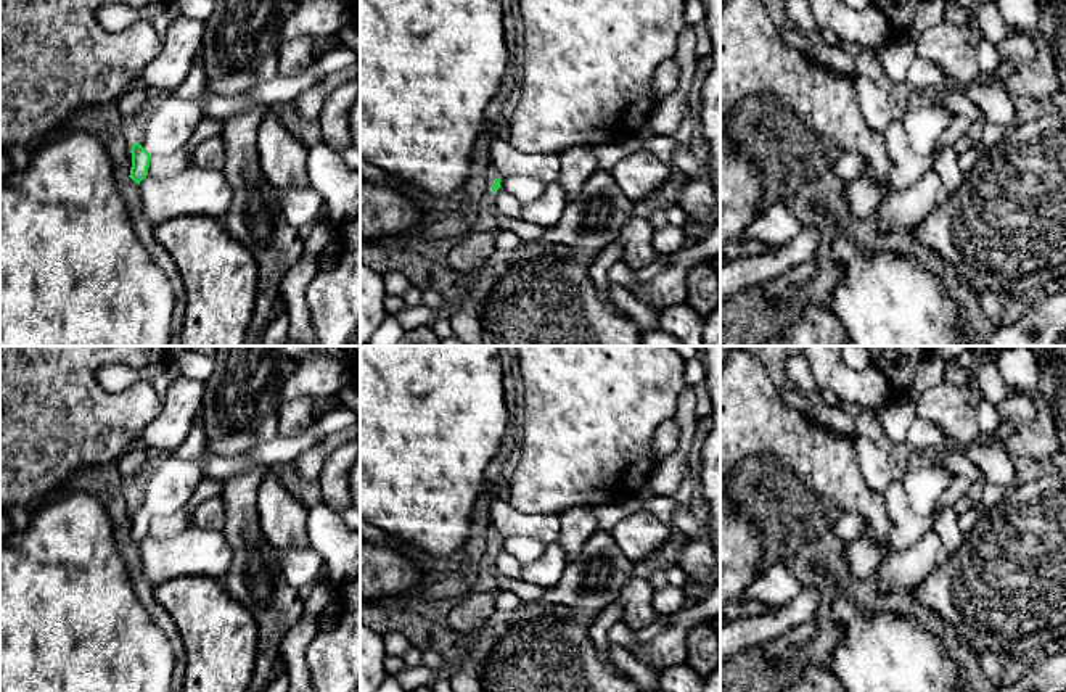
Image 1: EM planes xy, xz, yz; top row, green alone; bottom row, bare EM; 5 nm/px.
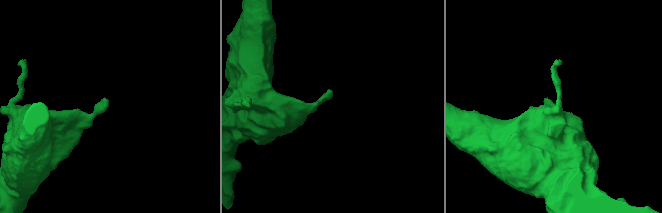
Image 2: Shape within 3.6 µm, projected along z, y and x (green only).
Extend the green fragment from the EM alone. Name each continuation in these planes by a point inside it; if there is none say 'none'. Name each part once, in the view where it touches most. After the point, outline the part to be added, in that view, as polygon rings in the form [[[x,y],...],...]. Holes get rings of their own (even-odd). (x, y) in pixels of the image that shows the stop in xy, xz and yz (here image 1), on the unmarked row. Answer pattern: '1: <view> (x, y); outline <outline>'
1: xy (168, 485); outline [[[206,447],[198,459],[175,459],[170,454],[156,455],[141,476],[138,504],[151,517],[177,512],[190,500],[214,455],[211,447]]]

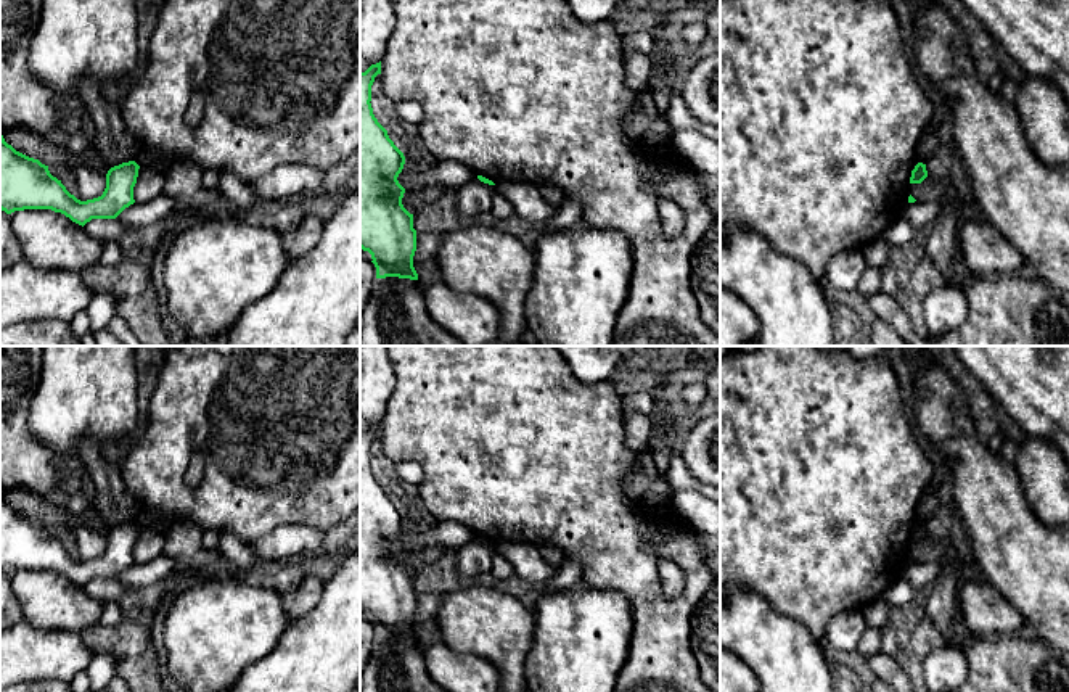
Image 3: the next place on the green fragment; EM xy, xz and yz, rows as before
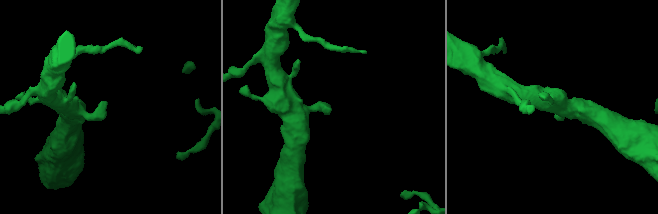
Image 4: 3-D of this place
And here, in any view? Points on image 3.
none

